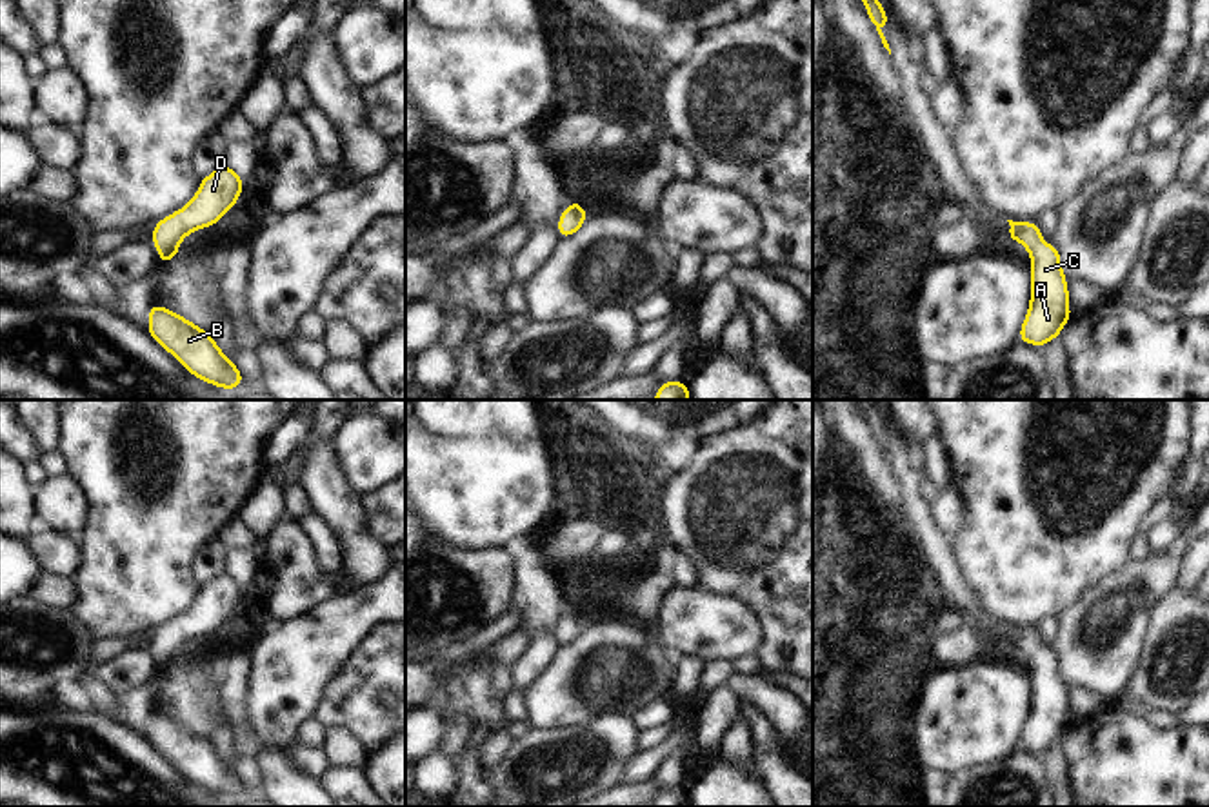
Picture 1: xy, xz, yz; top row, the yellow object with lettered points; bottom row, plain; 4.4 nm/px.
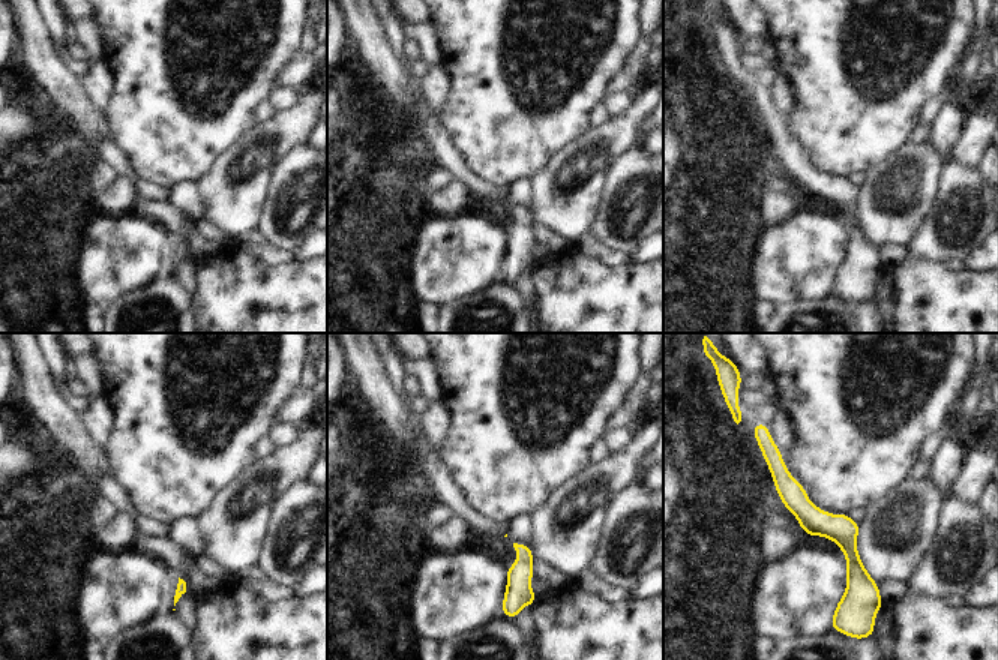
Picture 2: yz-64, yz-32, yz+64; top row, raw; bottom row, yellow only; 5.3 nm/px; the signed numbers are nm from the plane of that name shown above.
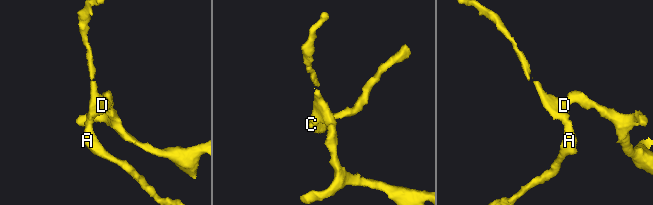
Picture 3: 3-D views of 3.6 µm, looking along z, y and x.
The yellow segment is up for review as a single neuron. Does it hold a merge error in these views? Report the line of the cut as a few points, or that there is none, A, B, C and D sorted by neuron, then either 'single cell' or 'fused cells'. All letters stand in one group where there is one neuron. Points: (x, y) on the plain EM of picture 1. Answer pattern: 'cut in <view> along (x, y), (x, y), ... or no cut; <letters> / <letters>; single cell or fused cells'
no cut; A B C D; single cell

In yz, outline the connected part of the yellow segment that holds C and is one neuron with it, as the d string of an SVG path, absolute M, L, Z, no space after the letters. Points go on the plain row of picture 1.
M1007 629L1011 636L1005 645L1024 651L1033 665L1031 712L1016 747L1044 754L1051 745L1060 743L1073 722L1067 712L1069 700L1060 660L1054 653L1044 649L1036 629Z

